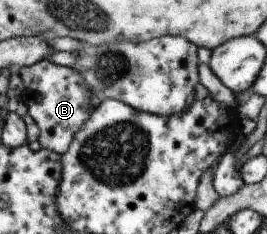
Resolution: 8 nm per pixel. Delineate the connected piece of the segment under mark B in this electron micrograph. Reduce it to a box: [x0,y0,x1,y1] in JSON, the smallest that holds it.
[17,58,98,154]

